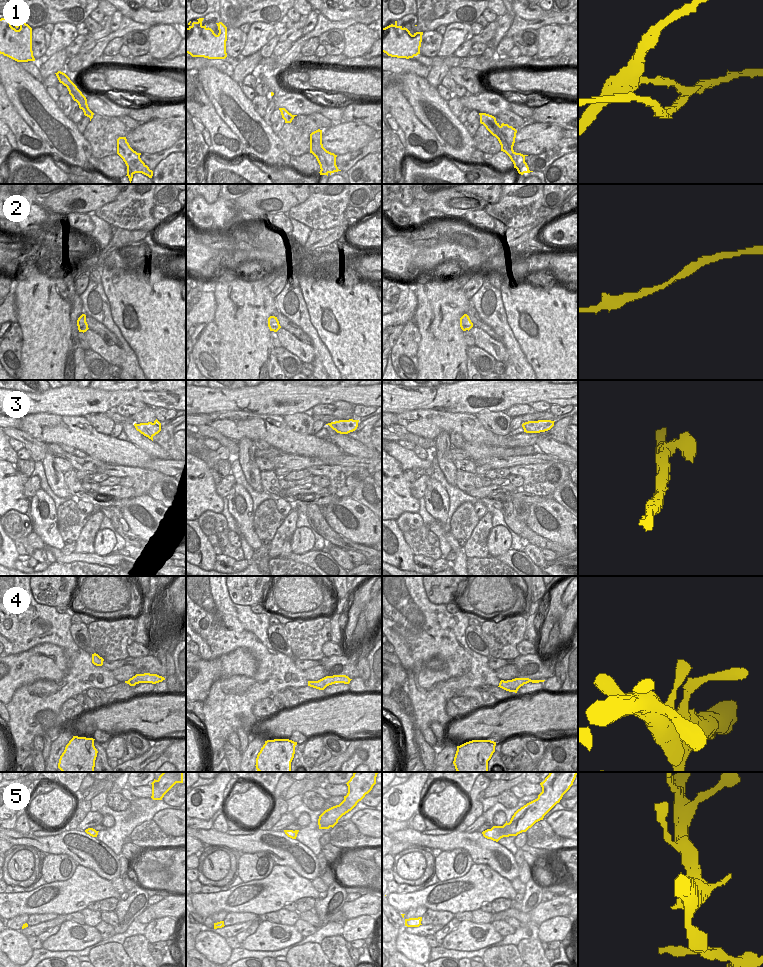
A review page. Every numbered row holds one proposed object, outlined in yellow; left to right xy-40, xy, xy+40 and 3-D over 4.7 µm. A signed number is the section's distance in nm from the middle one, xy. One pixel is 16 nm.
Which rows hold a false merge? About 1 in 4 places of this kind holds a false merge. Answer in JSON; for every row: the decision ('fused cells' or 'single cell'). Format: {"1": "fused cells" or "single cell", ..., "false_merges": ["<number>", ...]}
{"1": "fused cells", "2": "single cell", "3": "single cell", "4": "single cell", "5": "single cell", "false_merges": ["1"]}

